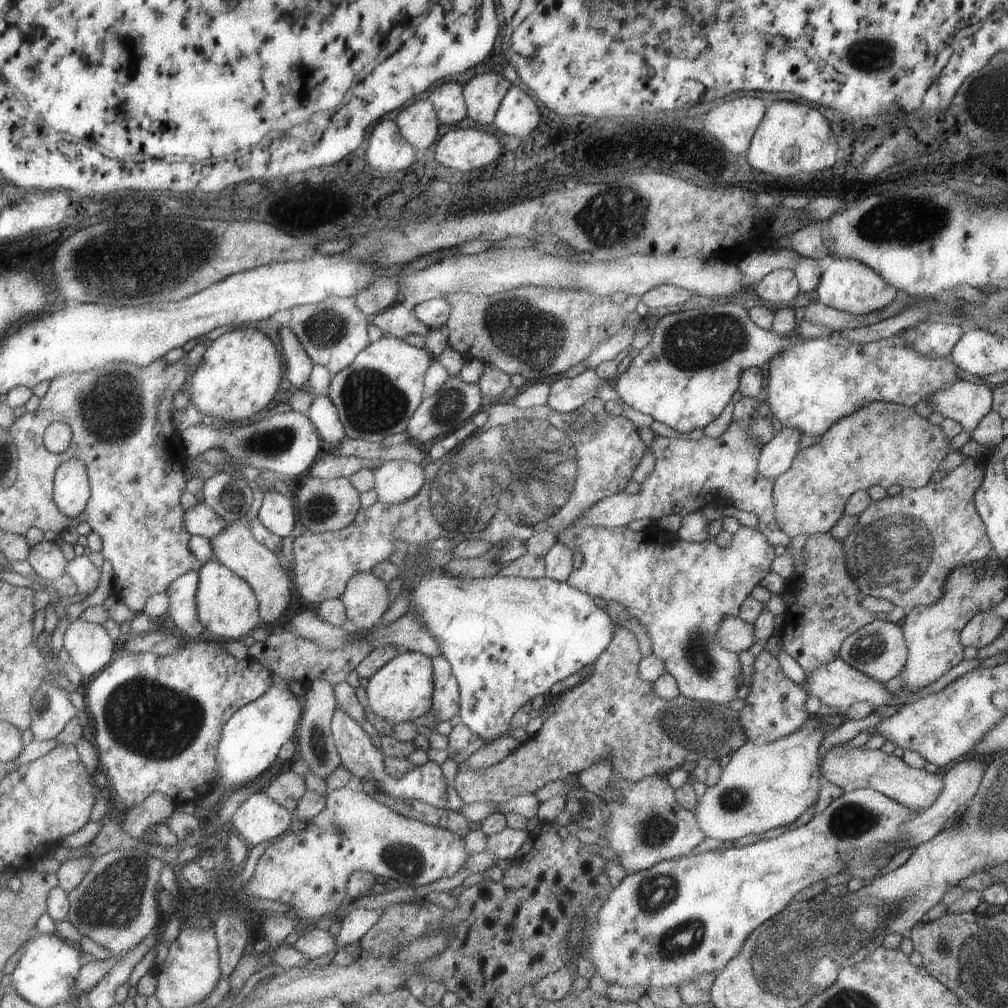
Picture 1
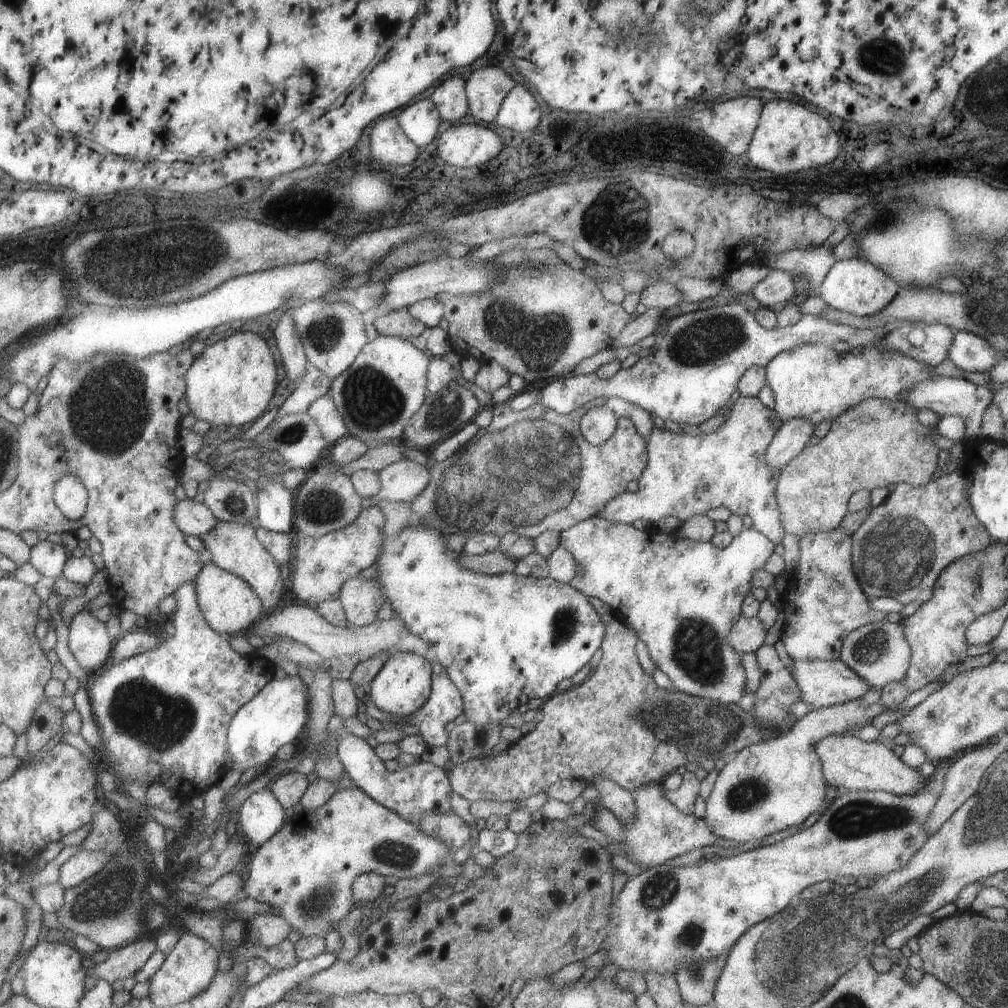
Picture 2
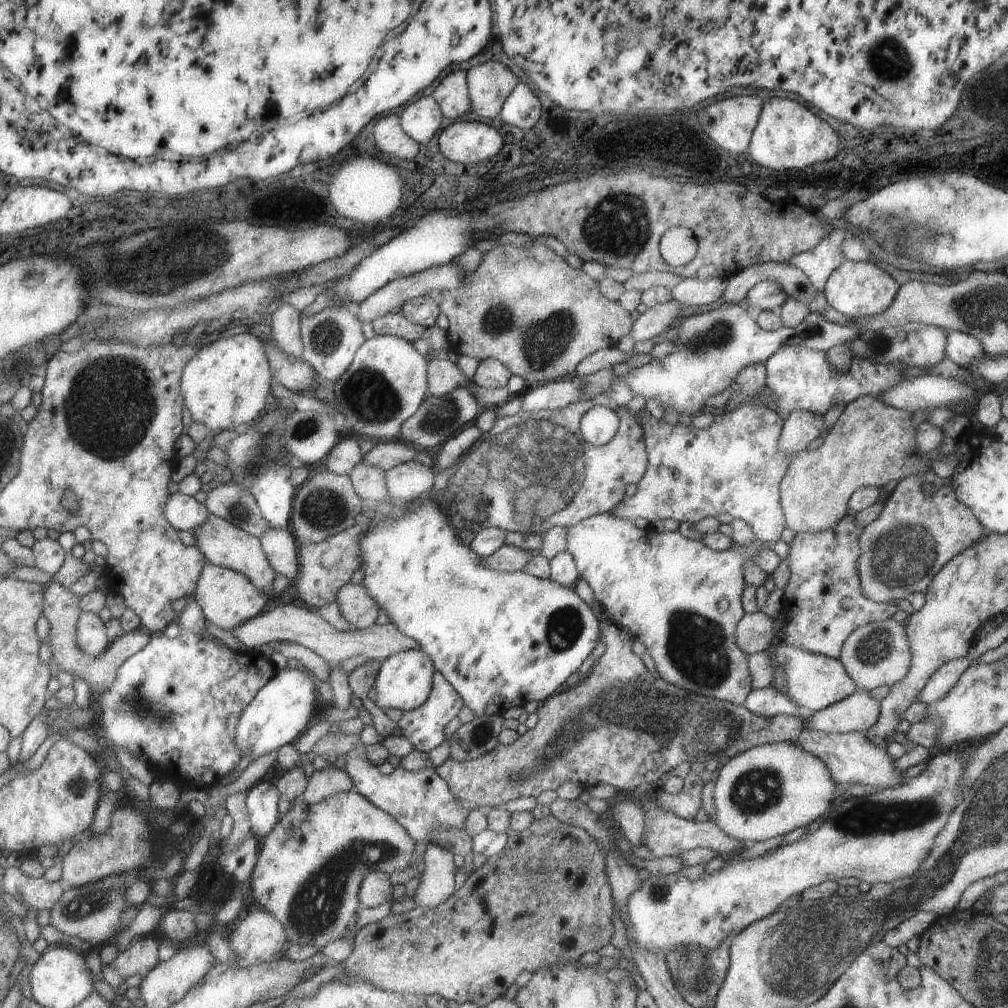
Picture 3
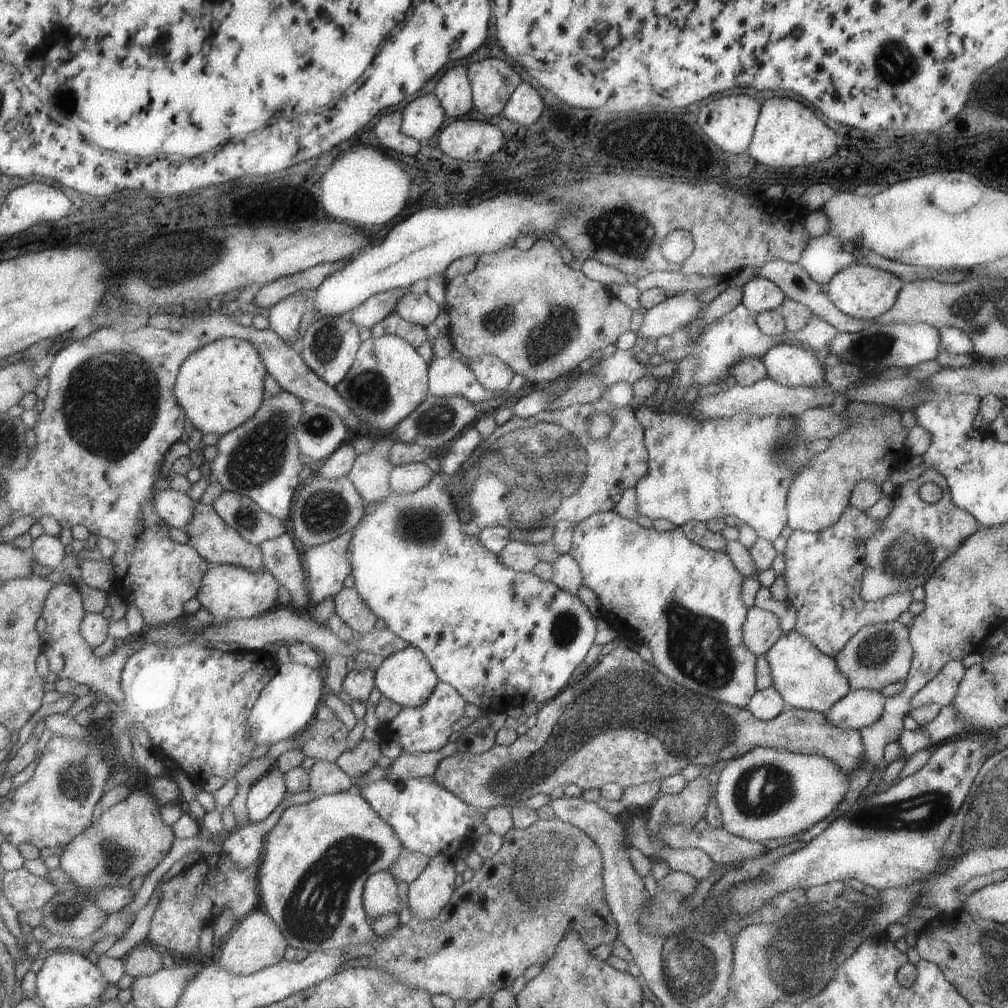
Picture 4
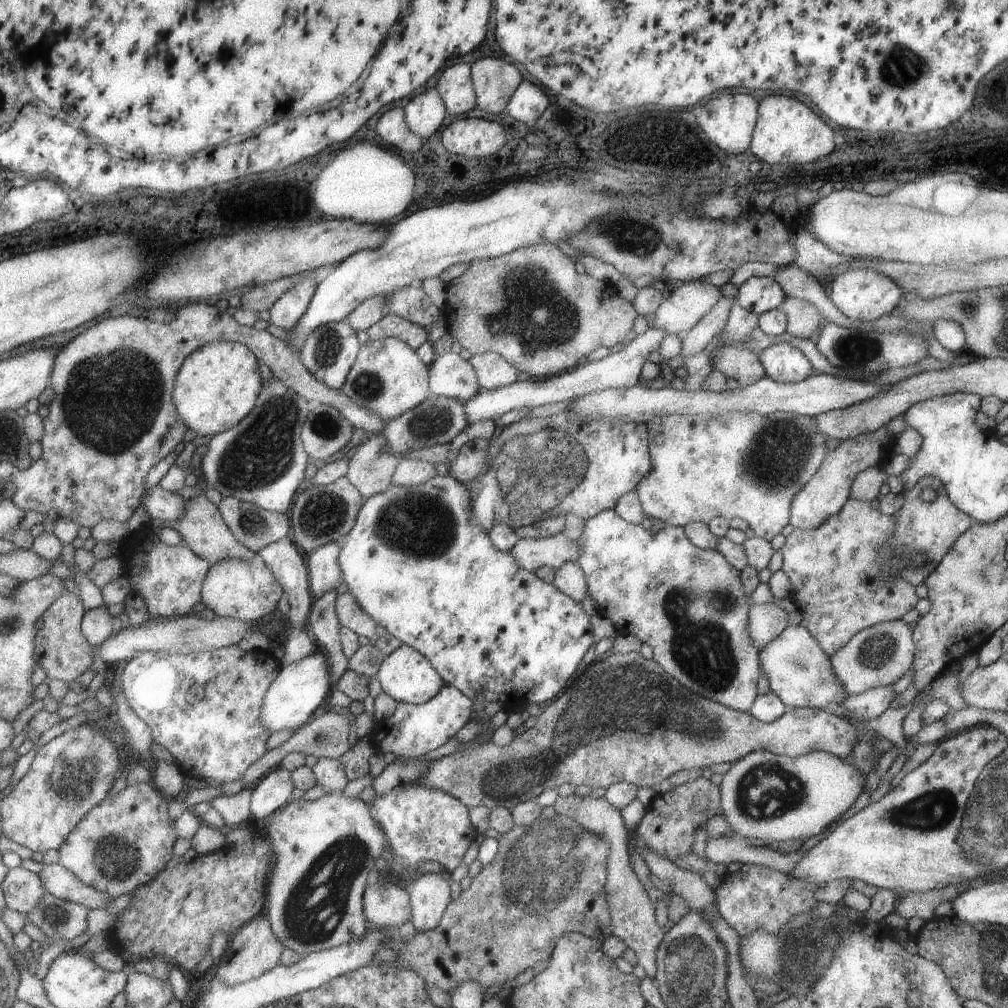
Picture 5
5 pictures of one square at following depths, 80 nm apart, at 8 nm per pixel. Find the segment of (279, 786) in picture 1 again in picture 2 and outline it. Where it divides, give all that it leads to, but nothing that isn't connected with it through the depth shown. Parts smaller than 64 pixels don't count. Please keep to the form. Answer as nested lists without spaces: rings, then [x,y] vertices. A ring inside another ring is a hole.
[[[292,771],[278,778],[272,784],[271,792],[275,794],[285,809],[296,810],[300,807],[303,796],[309,788],[307,776],[301,772]]]

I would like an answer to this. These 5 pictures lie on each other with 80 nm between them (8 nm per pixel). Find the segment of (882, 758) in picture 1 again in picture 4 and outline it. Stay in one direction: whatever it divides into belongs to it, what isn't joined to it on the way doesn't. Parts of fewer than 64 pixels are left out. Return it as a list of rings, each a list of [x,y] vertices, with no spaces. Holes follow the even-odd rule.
[[[623,639],[612,641],[614,648],[605,656],[599,657],[599,663],[589,667],[587,674],[583,674],[583,678],[571,686],[567,686],[563,692],[559,692],[554,698],[545,702],[539,708],[537,714],[537,723],[531,726],[523,735],[517,735],[517,739],[513,744],[509,746],[499,746],[495,744],[491,746],[486,752],[480,754],[471,754],[469,752],[456,752],[452,756],[441,758],[438,763],[438,768],[433,774],[434,780],[441,784],[443,788],[449,790],[454,796],[457,796],[465,805],[473,807],[475,810],[483,810],[486,812],[492,807],[511,807],[516,805],[517,802],[527,800],[539,793],[548,794],[553,791],[554,788],[563,787],[568,784],[579,786],[581,790],[587,791],[588,789],[599,789],[603,784],[613,783],[619,784],[621,788],[627,786],[635,786],[644,782],[659,782],[664,778],[680,773],[682,768],[685,768],[688,764],[694,764],[701,767],[702,765],[713,765],[721,760],[734,760],[736,757],[742,756],[756,747],[775,748],[779,752],[793,752],[794,754],[801,755],[817,755],[824,756],[827,760],[831,760],[835,764],[835,768],[839,768],[839,772],[843,772],[845,776],[849,777],[849,774],[855,772],[855,768],[859,768],[859,764],[863,764],[863,744],[860,740],[858,730],[841,730],[833,724],[827,724],[827,720],[823,718],[821,712],[811,712],[799,708],[787,707],[778,716],[775,716],[772,720],[758,720],[748,712],[746,708],[738,708],[731,704],[726,704],[720,701],[712,700],[711,698],[694,694],[689,690],[686,690],[683,686],[675,684],[673,680],[669,680],[659,674],[652,663],[643,662],[638,656],[638,652],[635,652],[632,648],[627,646],[628,640]]]

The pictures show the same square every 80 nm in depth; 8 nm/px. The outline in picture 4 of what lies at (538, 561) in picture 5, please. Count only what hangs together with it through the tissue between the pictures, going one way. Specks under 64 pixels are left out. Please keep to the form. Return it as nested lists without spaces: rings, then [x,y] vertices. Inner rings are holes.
[[[510,541],[497,552],[499,564],[515,572],[530,572],[537,562],[553,562],[557,556],[551,542],[527,544],[527,542]]]

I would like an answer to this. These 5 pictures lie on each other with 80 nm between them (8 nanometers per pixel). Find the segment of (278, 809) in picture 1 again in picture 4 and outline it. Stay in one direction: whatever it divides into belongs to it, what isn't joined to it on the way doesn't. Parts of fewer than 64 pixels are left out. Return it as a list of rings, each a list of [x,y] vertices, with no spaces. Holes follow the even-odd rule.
[[[279,768],[261,778],[249,794],[248,808],[252,823],[261,824],[281,805],[287,794],[287,778]]]

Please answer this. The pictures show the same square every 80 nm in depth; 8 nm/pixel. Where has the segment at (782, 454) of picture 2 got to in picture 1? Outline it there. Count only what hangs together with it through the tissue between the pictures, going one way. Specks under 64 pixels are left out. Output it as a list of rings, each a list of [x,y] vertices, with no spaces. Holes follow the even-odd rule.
[[[783,427],[771,440],[763,444],[758,457],[757,473],[772,481],[791,467],[799,451],[802,433],[795,428]]]

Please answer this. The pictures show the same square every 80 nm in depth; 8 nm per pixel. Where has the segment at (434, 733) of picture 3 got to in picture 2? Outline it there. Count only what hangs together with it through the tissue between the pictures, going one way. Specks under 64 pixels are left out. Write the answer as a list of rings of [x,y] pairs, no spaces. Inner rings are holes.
[[[434,661],[431,668],[430,697],[409,717],[409,724],[417,728],[417,735],[423,739],[427,750],[447,744],[449,734],[445,731],[445,724],[463,711],[462,694],[450,680],[445,666]]]

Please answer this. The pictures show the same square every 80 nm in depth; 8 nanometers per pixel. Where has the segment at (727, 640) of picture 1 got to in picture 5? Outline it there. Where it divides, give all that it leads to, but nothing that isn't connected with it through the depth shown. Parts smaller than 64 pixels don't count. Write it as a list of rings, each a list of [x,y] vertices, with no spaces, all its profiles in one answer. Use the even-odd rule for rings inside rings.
[[[775,604],[752,605],[748,611],[749,638],[759,652],[787,627],[787,612]]]

